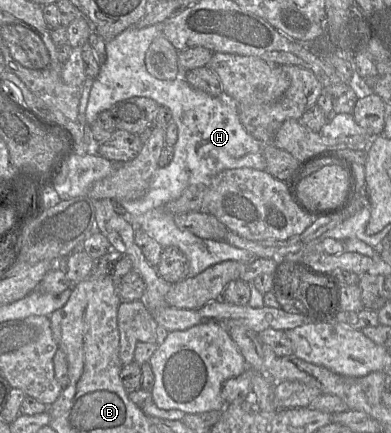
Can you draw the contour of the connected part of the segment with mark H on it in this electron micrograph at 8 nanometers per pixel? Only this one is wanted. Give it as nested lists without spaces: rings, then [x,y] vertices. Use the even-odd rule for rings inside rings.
[[[162,23],[142,29],[130,27],[106,42],[106,61],[100,65],[100,72],[93,80],[85,118],[91,125],[100,112],[110,110],[116,103],[132,97],[150,98],[171,111],[172,121],[178,130],[172,160],[167,166],[157,168],[141,198],[116,202],[124,207],[136,229],[144,231],[162,248],[174,246],[183,252],[189,262],[188,277],[194,277],[212,265],[231,260],[245,263],[256,256],[224,240],[203,239],[179,229],[175,225],[174,214],[165,210],[165,204],[179,198],[190,185],[208,182],[224,170],[244,167],[265,170],[266,162],[262,155],[263,143],[245,130],[238,116],[236,102],[225,100],[224,92],[219,97],[212,97],[194,89],[181,75],[179,68],[178,77],[174,80],[160,80],[147,72],[146,52],[160,35],[164,35]]]

